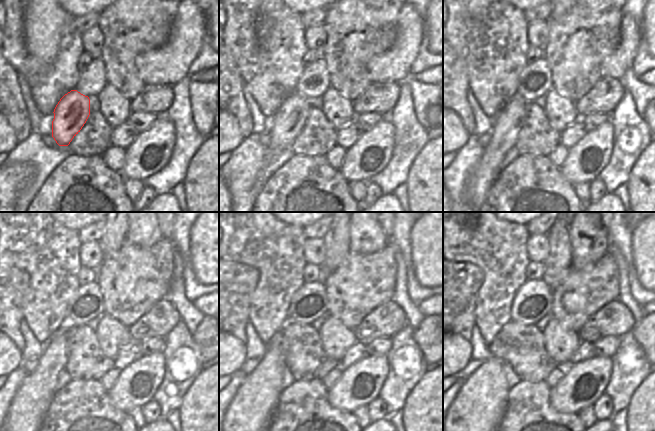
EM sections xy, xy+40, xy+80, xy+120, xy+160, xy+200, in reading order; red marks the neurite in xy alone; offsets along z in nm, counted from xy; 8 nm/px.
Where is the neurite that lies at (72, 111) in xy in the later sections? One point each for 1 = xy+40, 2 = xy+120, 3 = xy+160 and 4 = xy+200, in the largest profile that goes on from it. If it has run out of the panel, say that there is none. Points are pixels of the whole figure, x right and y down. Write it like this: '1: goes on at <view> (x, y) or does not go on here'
1: goes on at xy+40 (289, 120)
2: goes on at xy+120 (28, 407)
3: goes on at xy+160 (249, 414)
4: goes on at xy+200 (476, 412)

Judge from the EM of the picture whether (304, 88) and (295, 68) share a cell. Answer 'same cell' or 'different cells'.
different cells

